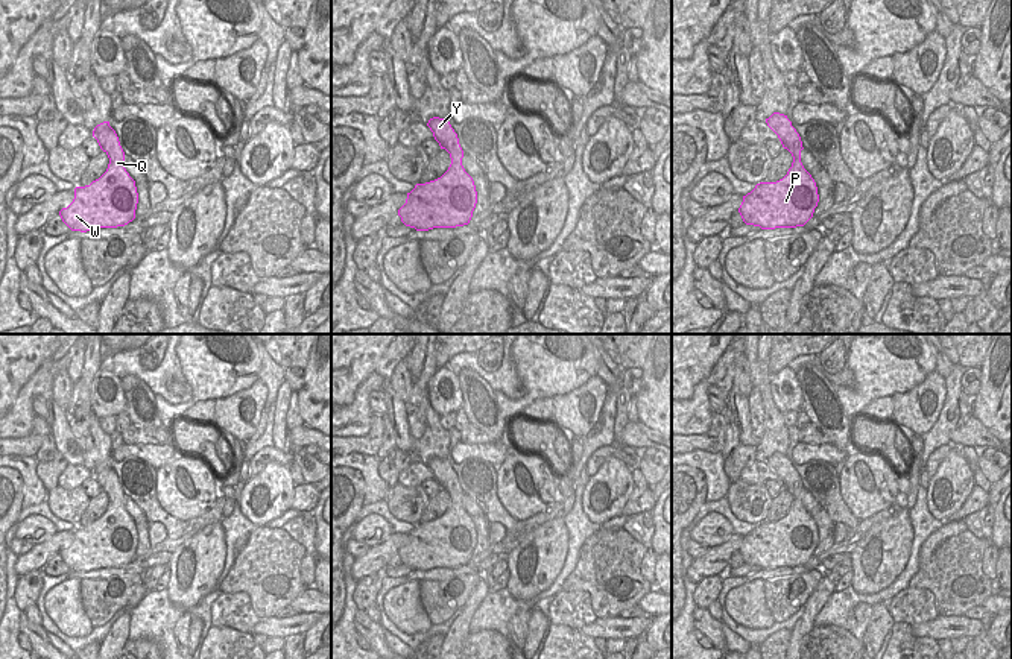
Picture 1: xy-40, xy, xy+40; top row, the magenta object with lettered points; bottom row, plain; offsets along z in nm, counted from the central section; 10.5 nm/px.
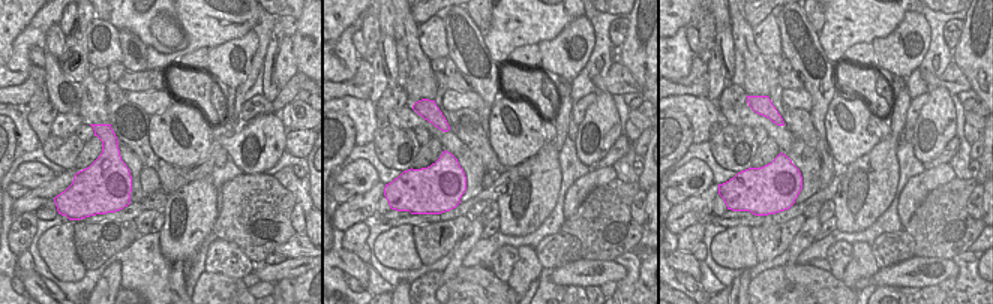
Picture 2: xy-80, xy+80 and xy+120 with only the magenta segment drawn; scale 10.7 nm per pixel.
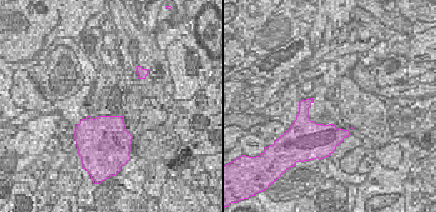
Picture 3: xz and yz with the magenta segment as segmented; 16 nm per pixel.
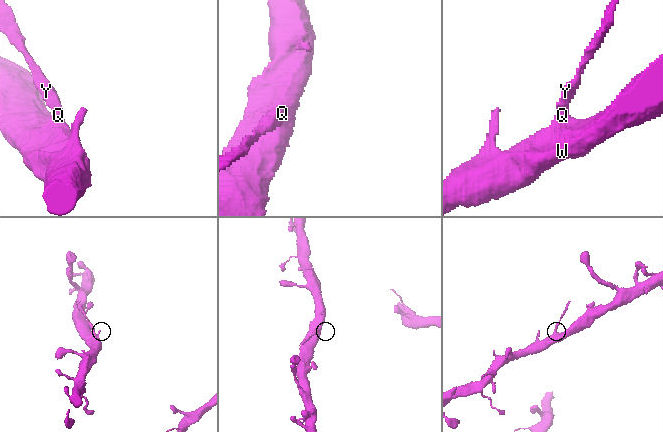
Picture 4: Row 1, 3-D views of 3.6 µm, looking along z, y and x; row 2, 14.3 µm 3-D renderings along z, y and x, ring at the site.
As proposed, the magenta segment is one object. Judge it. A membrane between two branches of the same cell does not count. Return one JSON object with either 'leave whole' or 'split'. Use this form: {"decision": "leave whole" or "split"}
{"decision": "split"}

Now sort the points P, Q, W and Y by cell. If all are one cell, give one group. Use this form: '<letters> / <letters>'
P Q W / Y

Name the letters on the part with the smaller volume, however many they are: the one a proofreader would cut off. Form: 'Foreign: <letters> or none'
Foreign: Y

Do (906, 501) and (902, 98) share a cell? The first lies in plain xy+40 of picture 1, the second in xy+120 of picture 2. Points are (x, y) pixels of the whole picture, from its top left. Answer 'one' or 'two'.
one

